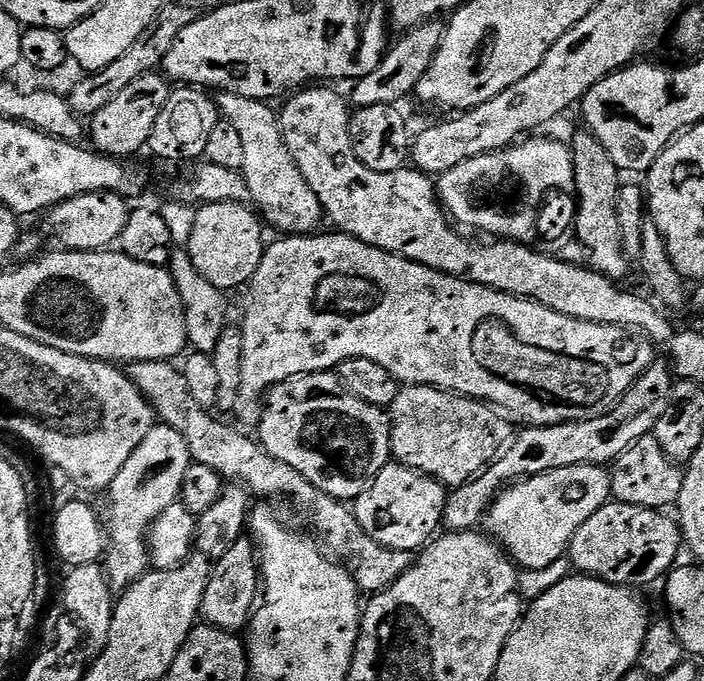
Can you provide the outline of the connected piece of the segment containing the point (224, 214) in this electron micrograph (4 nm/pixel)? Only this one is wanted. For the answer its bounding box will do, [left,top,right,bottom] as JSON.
[186,202,266,290]

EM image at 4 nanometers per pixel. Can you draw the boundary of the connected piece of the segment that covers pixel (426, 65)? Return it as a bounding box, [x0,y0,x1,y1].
[350,18,446,108]

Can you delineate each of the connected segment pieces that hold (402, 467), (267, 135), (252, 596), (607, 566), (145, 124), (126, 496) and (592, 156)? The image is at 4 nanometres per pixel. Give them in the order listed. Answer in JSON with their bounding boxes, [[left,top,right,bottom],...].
[[354,462,449,553],[215,92,322,234],[200,538,262,633],[567,502,682,586],[90,71,173,158],[106,422,193,589],[570,130,630,281]]

